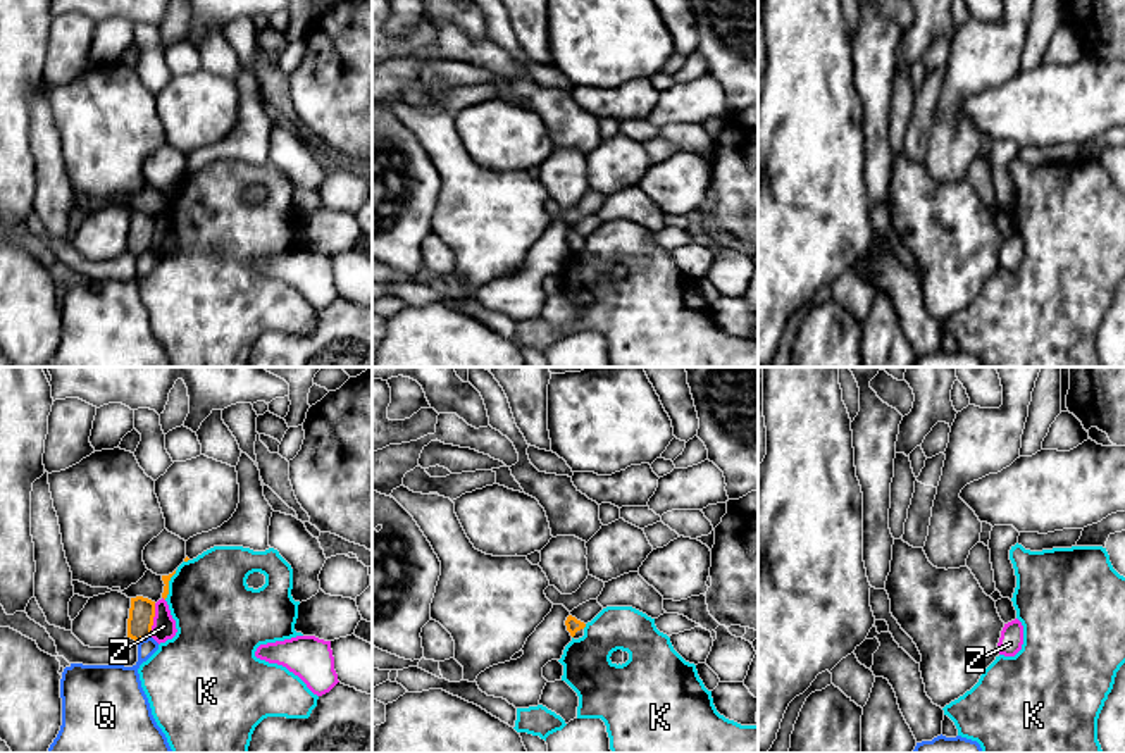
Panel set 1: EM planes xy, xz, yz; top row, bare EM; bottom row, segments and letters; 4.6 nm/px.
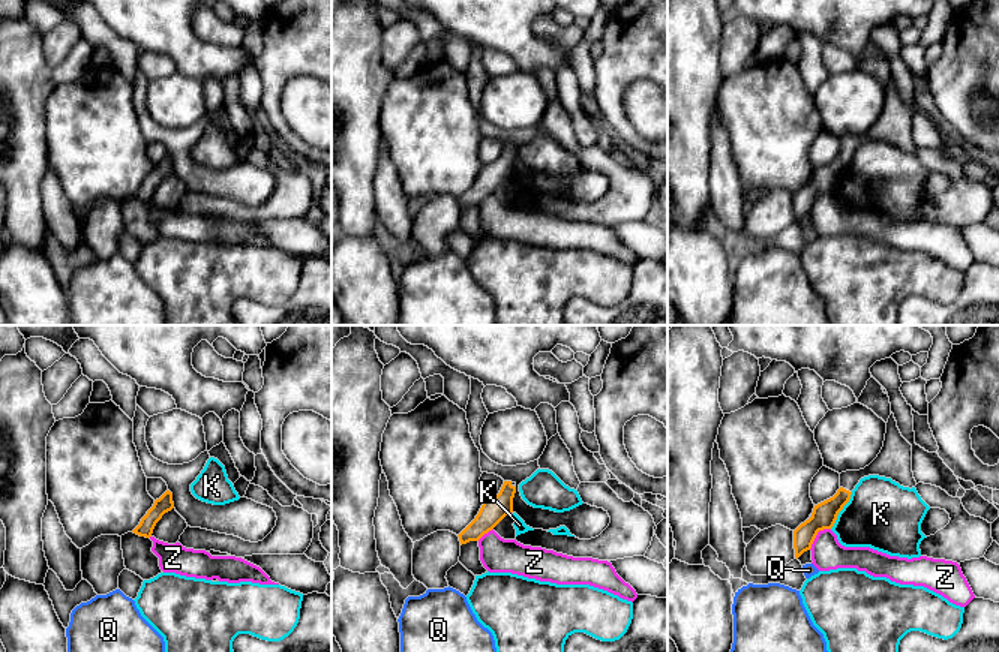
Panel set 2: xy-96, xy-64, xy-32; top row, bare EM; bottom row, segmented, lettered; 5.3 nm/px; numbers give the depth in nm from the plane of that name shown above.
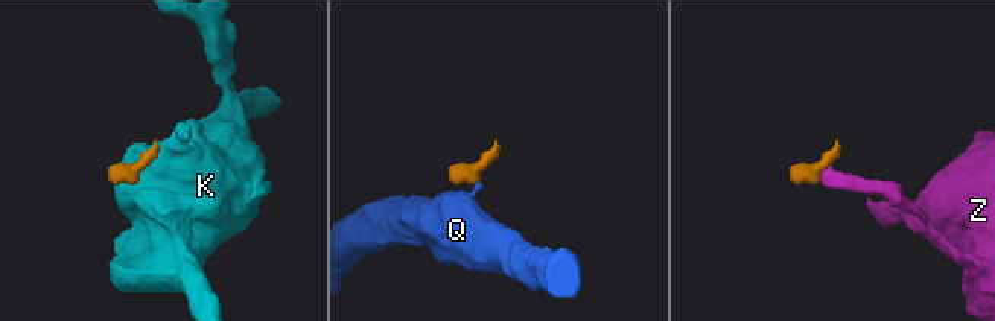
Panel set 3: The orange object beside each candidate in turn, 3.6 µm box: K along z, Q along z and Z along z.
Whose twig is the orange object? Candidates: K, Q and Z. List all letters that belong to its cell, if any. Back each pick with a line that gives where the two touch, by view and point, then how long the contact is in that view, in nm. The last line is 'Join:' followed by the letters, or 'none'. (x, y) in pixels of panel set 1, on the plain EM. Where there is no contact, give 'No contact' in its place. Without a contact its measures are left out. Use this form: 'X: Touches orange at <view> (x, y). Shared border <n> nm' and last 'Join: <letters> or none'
Join: none

